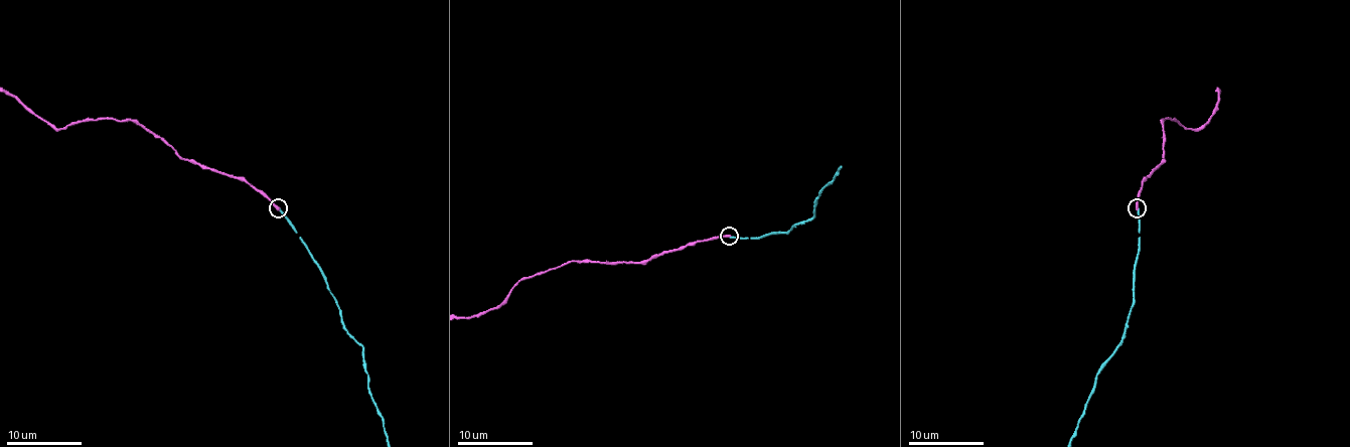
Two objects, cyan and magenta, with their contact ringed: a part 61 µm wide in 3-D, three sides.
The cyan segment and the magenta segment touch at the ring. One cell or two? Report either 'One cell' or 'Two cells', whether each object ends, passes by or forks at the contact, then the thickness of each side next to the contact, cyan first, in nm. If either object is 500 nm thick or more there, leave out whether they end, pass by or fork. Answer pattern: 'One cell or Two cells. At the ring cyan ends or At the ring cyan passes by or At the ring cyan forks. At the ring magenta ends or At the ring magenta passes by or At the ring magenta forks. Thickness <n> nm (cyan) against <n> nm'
Two cells. At the ring cyan ends. At the ring magenta ends. Thickness 240 nm (cyan) against 300 nm

